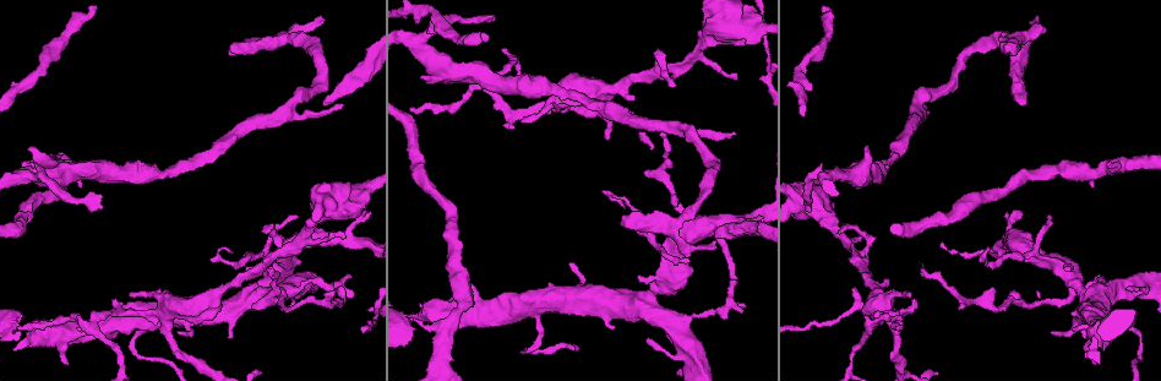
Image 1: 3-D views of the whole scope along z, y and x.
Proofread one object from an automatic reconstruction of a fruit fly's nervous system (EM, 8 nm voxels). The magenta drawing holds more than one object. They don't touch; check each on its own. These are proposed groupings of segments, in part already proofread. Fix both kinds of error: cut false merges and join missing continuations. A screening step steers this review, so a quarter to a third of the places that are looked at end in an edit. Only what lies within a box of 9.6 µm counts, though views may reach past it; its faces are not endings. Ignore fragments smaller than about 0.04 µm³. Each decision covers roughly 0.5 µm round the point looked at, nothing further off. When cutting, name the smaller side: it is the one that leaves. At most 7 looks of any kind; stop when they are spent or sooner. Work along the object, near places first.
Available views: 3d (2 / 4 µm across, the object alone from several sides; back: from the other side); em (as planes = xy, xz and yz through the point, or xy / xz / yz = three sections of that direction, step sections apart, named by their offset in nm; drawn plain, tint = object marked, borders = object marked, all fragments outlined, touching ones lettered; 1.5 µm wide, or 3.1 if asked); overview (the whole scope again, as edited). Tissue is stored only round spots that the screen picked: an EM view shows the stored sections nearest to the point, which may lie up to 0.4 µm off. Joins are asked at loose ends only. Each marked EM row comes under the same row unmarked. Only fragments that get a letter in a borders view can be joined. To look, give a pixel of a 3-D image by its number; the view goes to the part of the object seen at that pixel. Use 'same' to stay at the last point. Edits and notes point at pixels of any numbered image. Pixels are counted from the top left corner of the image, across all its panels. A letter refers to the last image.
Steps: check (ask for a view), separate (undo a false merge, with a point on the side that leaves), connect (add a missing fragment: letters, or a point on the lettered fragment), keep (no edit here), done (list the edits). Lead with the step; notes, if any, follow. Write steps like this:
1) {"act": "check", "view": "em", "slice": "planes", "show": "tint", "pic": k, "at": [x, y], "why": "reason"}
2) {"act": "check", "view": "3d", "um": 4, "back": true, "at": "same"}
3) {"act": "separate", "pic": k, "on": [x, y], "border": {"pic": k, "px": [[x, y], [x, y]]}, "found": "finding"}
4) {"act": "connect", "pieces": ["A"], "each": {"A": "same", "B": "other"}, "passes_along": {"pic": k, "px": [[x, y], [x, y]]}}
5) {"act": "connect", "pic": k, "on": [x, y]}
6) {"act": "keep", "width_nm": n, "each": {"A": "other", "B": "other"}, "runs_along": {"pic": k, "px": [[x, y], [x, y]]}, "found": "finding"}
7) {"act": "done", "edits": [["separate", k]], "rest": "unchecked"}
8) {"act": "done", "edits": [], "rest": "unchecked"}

{"act": "check", "view": "em", "slice": "planes", "show": "borders", "pic": 1, "at": [1064, 269], "why": "an open end"}

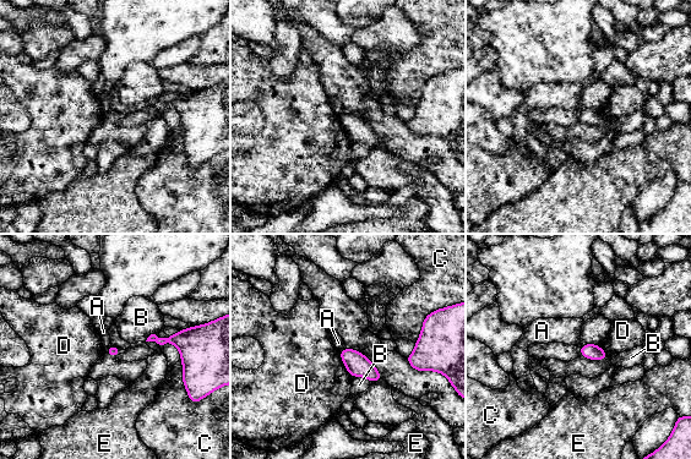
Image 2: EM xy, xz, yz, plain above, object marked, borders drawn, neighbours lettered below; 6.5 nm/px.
{"act": "keep", "each": {"A": "other", "B": "other", "C": "other", "D": "other", "E": "other"}, "found": "none of them fits"}

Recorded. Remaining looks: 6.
{"act": "check", "view": "3d", "um": 4, "pic": 1, "at": [266, 234], "why": "tapers out"}

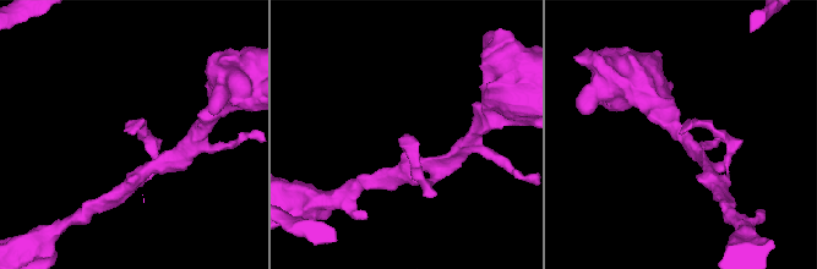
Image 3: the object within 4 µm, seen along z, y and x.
{"act": "check", "view": "em", "slice": "xz", "step": 8, "show": "borders", "pic": 3, "at": [407, 136]}

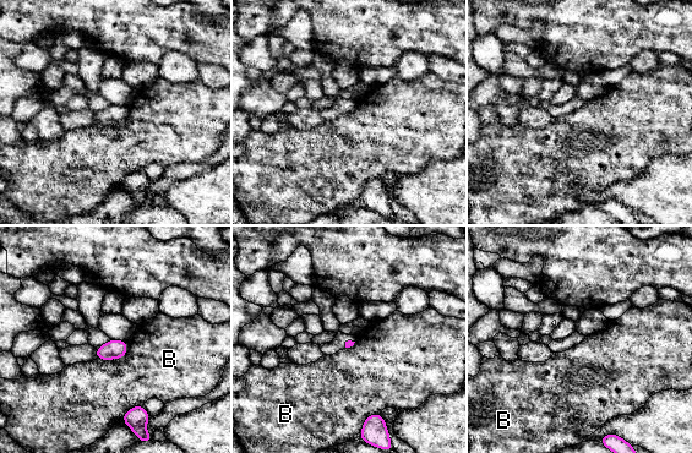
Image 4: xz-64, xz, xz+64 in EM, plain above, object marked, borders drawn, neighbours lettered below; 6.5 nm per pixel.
{"act": "keep", "each": {"B": "other"}, "border": {"pic": 4, "px": [[127, 342], [121, 358], [97, 359]]}, "found": "none of them fits"}

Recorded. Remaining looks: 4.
{"act": "check", "view": "em", "slice": "xz", "step": 4, "show": "borders", "pic": 1, "at": [100, 210], "why": "an open end"}

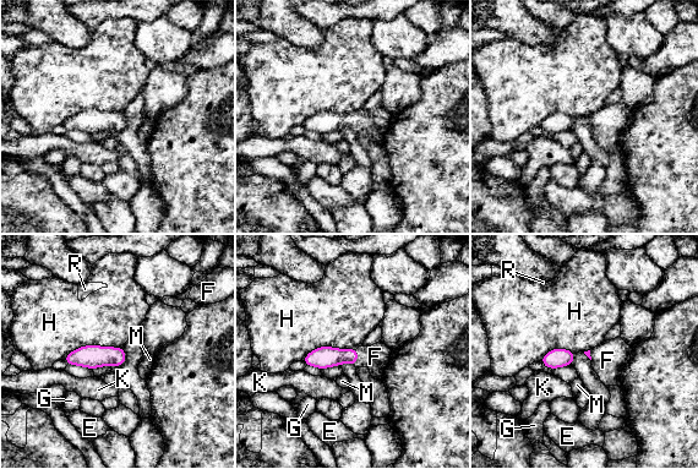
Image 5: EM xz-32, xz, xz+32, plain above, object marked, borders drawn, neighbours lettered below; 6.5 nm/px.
{"act": "connect", "pieces": ["F"], "width_nm": 110, "each": {"E": "other", "F": "same", "G": "other", "H": "other", "K": "other", "M": "other", "R": "other"}, "passes_along": {"pic": 5, "px": [[322, 358], [358, 358], [375, 356]]}, "found": "it goes on there"}

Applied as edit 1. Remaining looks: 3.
{"act": "done", "edits": [["connect", 5]], "rest": "unchecked"}

